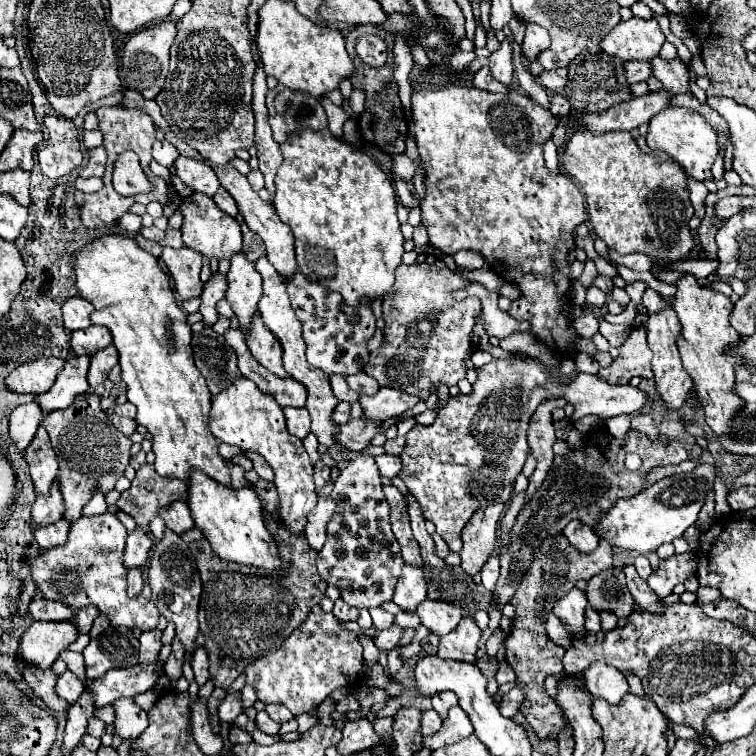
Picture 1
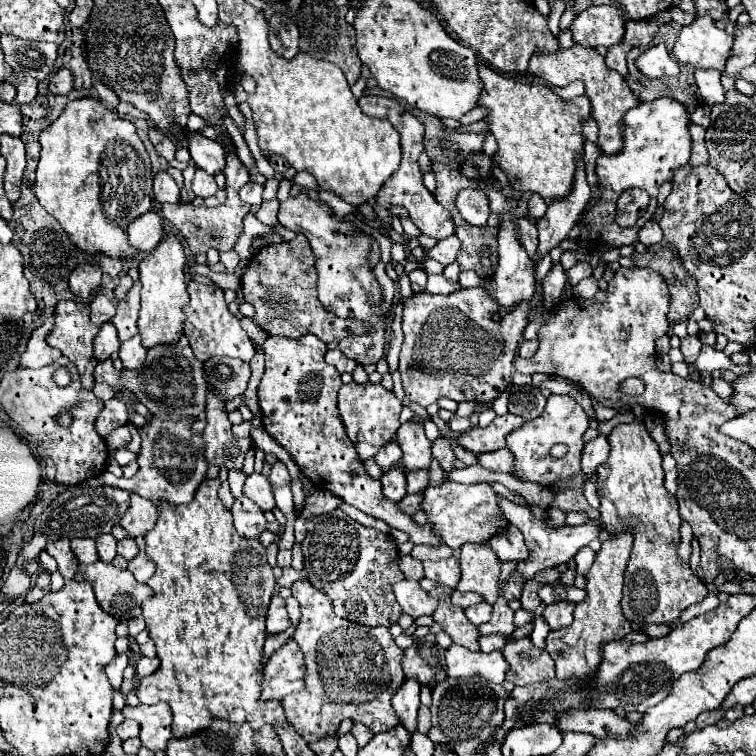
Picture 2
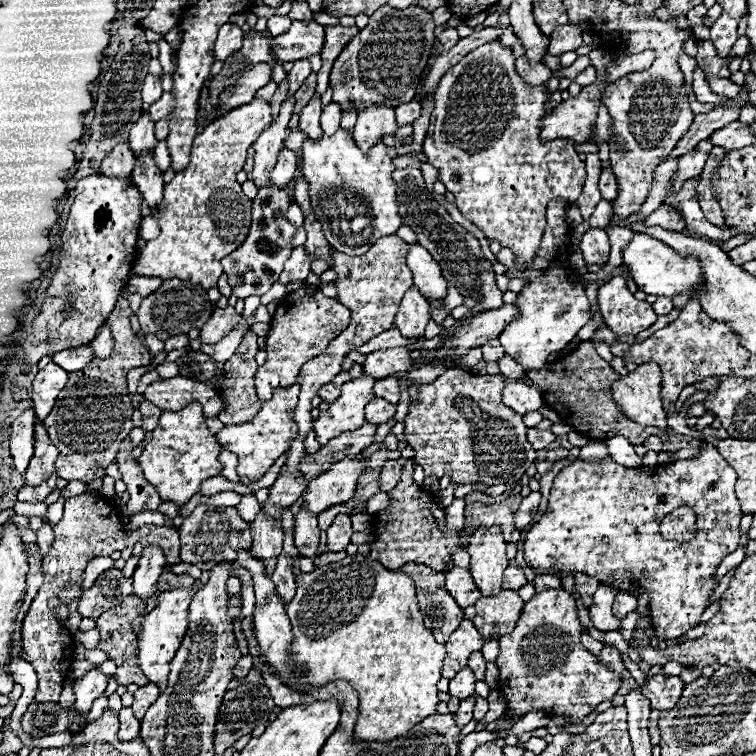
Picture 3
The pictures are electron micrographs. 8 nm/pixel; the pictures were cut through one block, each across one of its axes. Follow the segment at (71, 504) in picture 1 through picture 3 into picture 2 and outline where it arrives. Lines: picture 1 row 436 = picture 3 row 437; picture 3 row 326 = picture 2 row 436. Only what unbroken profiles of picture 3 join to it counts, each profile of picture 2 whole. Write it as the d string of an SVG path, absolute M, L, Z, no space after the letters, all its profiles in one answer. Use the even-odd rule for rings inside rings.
M120 426L120 428L116 428L116 430L108 436L106 442L108 442L112 448L124 448L124 446L130 442L128 426Z

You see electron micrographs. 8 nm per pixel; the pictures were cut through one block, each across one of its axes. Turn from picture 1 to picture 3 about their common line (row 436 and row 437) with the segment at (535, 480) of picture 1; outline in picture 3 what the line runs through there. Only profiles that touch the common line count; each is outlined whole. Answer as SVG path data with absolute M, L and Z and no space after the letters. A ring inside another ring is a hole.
M536 428L528 430L528 442L534 446L534 450L542 450L548 444L552 444L554 440L556 440L556 436L550 430L536 430Z

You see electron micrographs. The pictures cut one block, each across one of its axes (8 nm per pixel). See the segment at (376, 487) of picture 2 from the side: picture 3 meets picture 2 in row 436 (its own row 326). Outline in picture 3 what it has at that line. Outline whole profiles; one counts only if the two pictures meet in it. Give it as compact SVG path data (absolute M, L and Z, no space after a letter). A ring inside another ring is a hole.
M300 288L290 292L276 308L272 328L266 340L266 362L256 372L256 392L260 398L270 398L276 388L288 388L296 382L302 364L322 354L332 338L340 336L350 322L350 310L336 298L326 298L318 288Z

